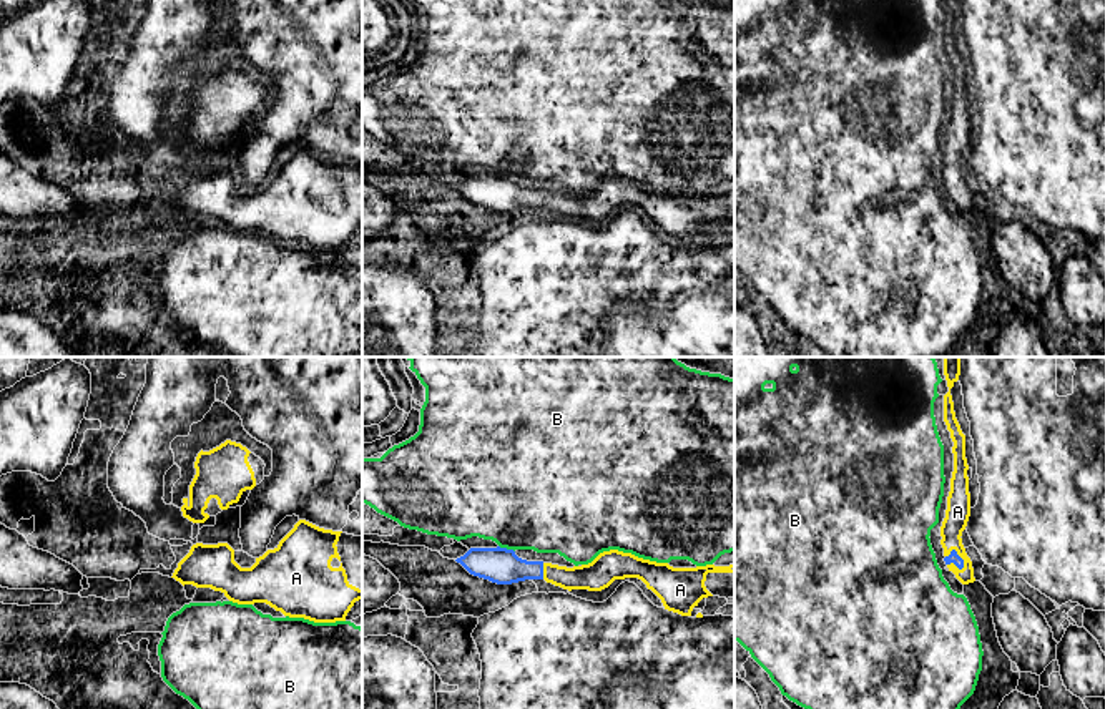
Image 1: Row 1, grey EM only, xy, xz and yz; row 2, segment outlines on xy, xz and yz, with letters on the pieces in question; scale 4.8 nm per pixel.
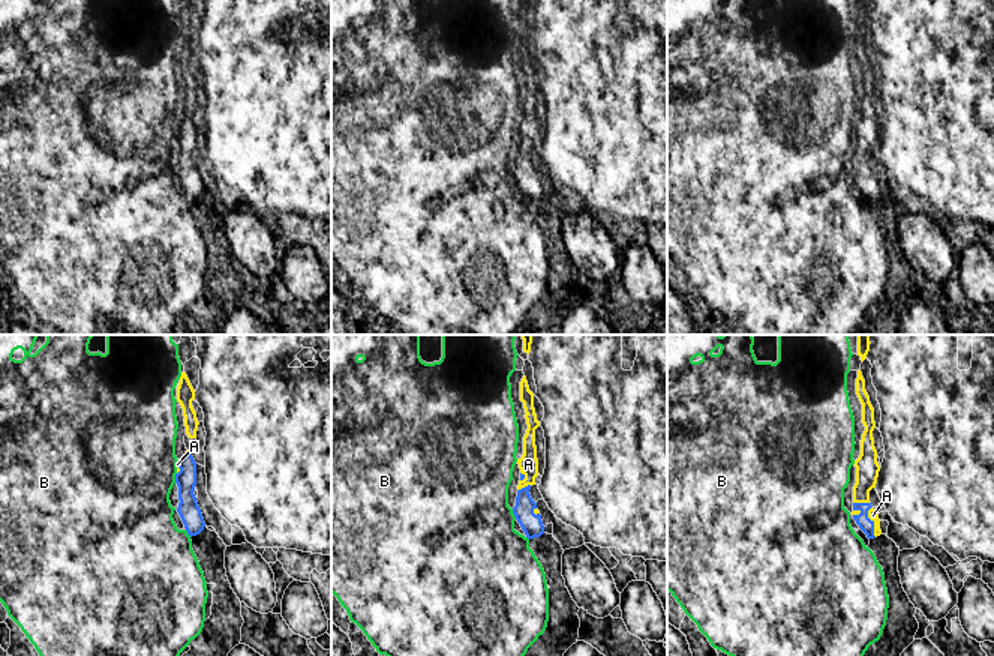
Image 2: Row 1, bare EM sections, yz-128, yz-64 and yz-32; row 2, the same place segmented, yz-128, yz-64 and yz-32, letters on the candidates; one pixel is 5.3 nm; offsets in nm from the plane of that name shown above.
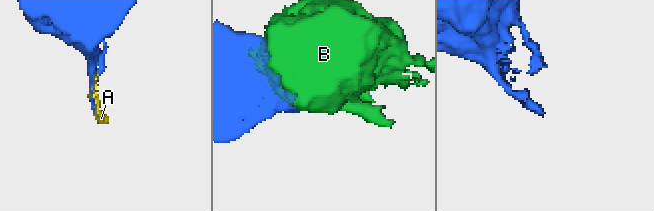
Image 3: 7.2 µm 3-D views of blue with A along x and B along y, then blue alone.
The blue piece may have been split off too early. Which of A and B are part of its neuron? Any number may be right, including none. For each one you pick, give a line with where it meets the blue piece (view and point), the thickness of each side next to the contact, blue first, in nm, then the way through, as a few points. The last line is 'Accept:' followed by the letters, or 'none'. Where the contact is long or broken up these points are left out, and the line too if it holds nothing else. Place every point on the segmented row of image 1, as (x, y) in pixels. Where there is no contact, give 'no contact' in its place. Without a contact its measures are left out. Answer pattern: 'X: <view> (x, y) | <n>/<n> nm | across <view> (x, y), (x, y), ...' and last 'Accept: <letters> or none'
A: yz (962, 560) | 50/120 nm
Accept: A

